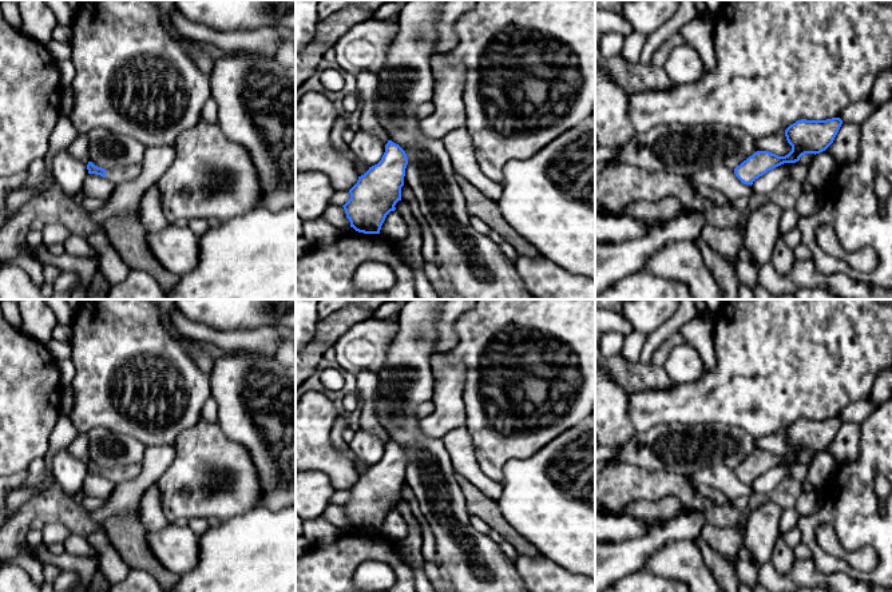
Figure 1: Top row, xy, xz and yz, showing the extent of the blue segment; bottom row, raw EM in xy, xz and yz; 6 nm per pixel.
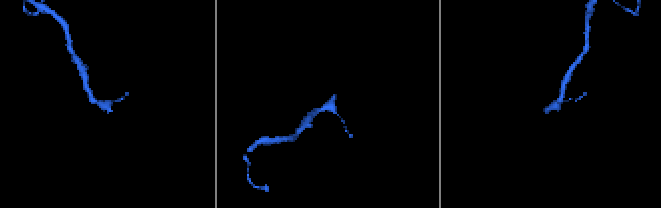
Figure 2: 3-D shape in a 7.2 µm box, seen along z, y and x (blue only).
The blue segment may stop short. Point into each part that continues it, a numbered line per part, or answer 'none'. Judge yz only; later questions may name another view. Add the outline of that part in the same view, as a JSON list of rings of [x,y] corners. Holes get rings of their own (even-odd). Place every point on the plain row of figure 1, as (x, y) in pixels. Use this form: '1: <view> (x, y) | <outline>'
none

